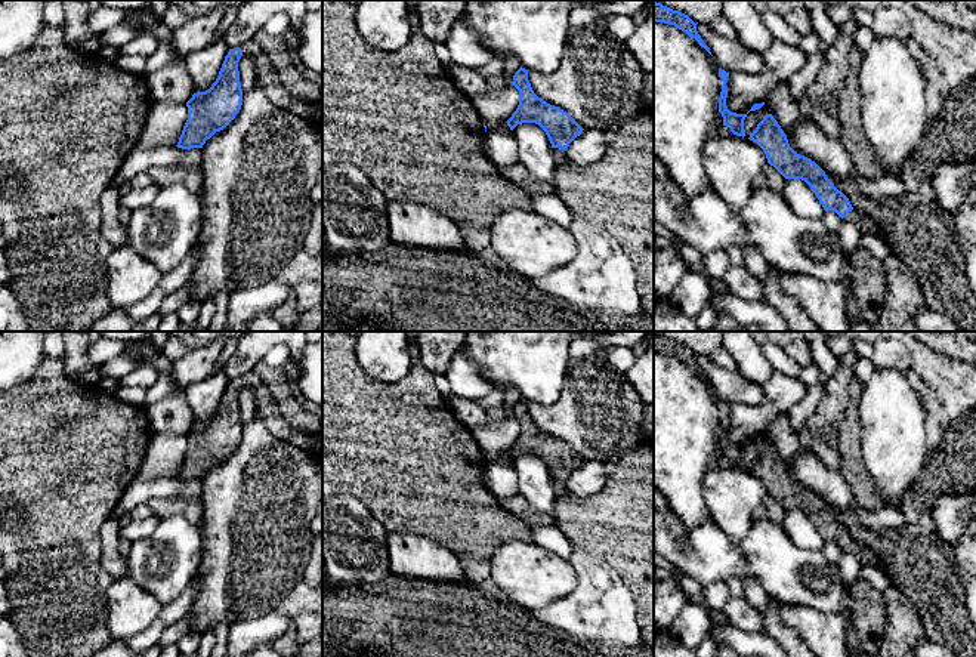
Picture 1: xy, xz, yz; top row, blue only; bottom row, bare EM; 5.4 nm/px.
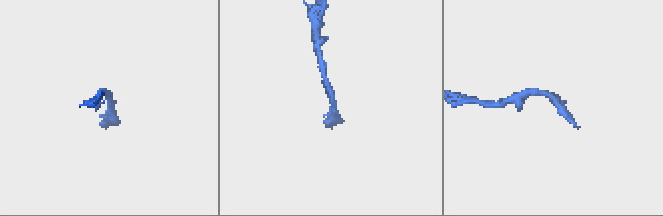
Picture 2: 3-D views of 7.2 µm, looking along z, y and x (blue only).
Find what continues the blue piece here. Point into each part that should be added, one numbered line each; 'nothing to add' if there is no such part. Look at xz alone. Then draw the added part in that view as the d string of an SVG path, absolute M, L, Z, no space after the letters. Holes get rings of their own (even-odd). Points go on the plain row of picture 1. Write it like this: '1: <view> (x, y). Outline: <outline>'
nothing to add

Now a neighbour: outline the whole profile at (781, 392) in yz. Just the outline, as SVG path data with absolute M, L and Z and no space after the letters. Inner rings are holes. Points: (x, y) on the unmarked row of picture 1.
M773 370L763 385L760 404L729 404L726 438L731 444L747 445L754 435L766 434L775 419L796 405L807 392L799 379Z

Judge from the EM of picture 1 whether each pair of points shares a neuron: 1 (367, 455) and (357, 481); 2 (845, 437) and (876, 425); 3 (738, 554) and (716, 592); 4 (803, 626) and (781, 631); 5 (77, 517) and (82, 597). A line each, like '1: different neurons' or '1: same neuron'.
1: same neuron
2: different neurons
3: different neurons
4: different neurons
5: same neuron

